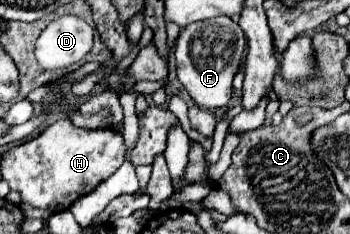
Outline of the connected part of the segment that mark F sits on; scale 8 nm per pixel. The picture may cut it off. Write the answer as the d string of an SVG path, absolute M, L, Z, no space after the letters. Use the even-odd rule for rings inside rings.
M218 16L204 22L194 22L180 30L174 58L176 58L176 74L182 86L188 90L192 100L204 110L220 110L226 108L232 100L232 80L242 66L246 50L246 38L240 26L228 18Z

